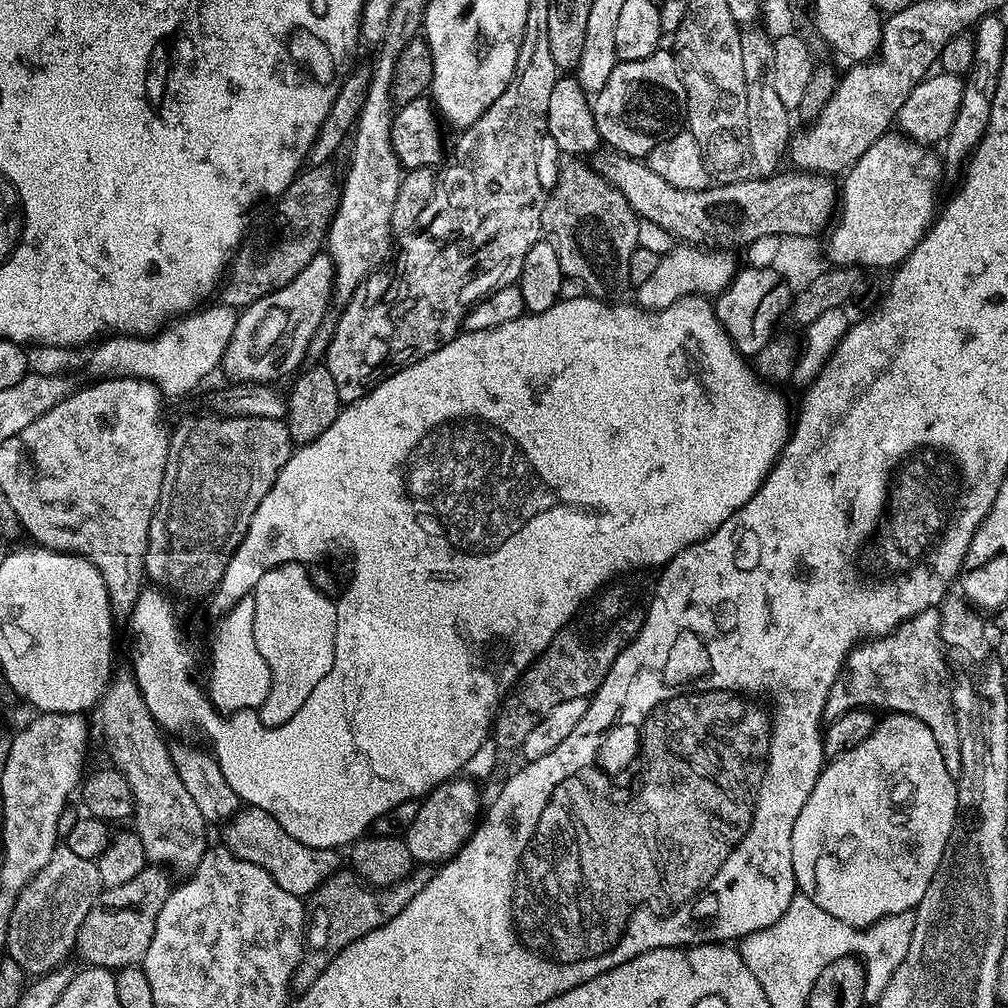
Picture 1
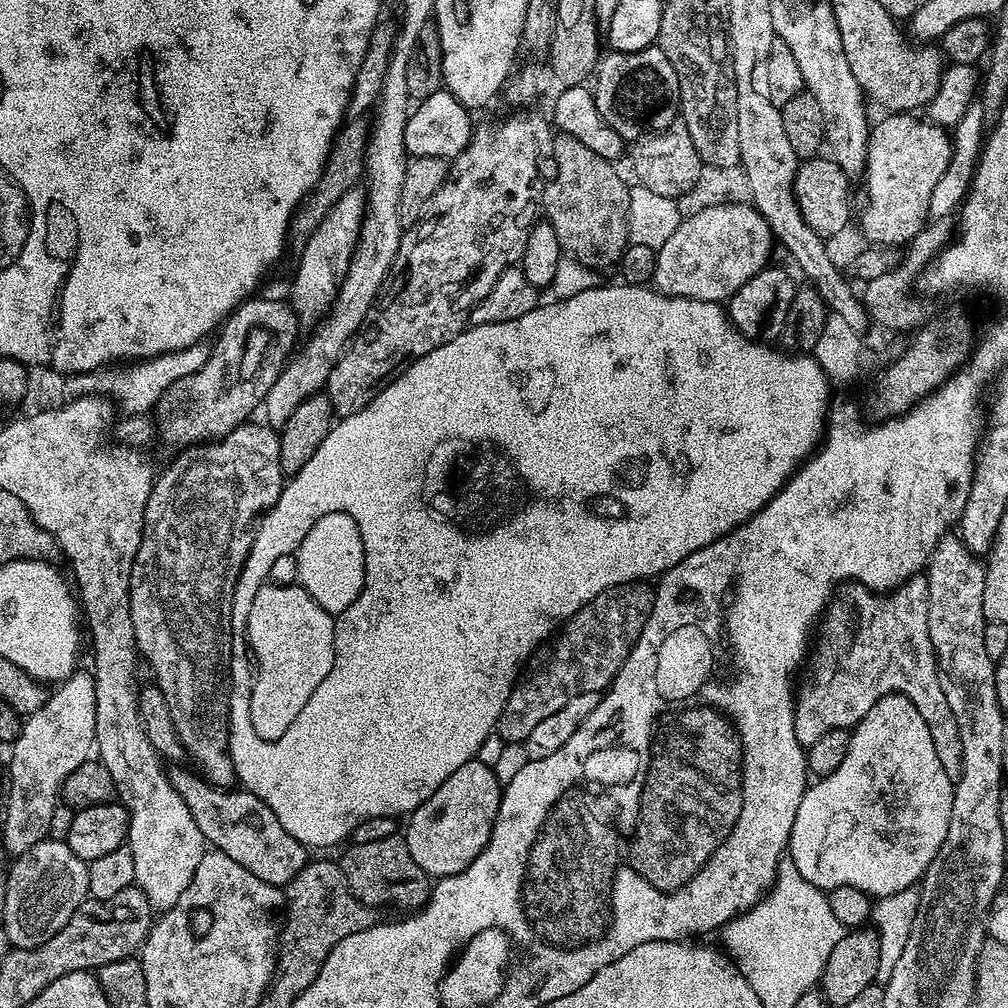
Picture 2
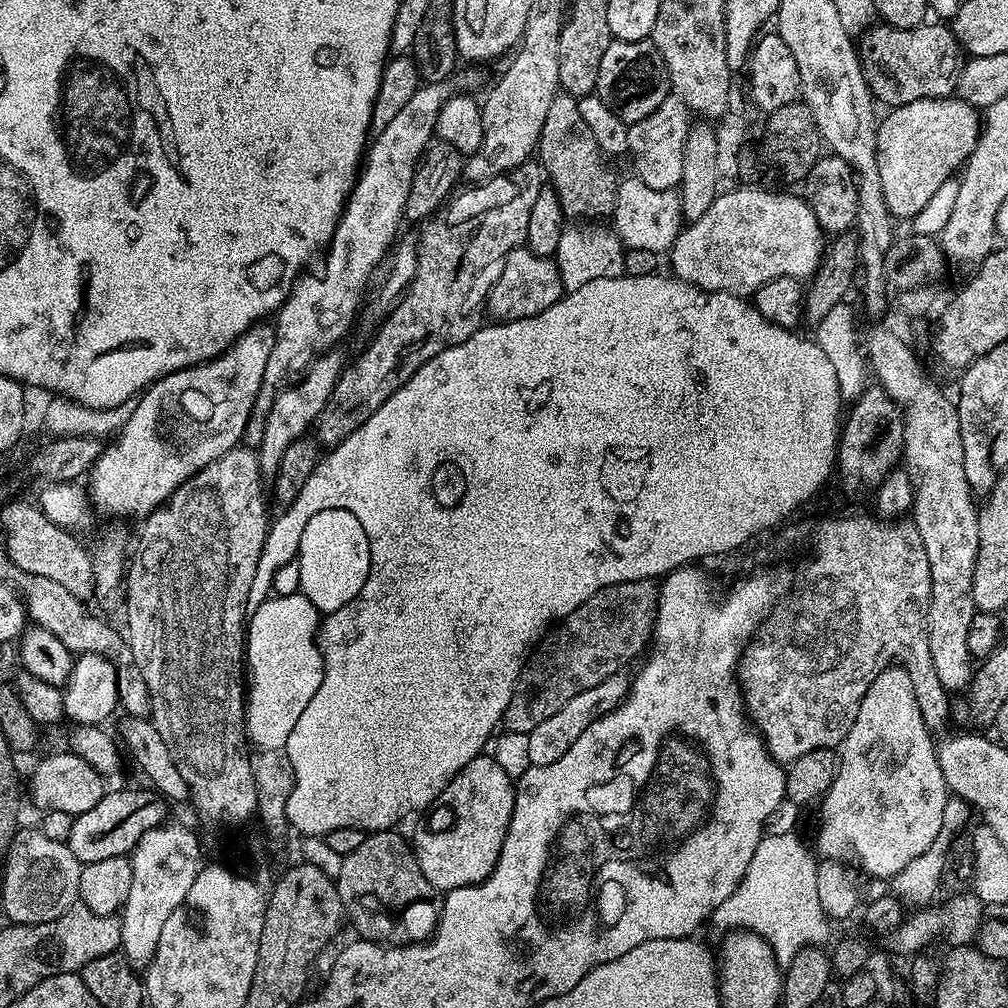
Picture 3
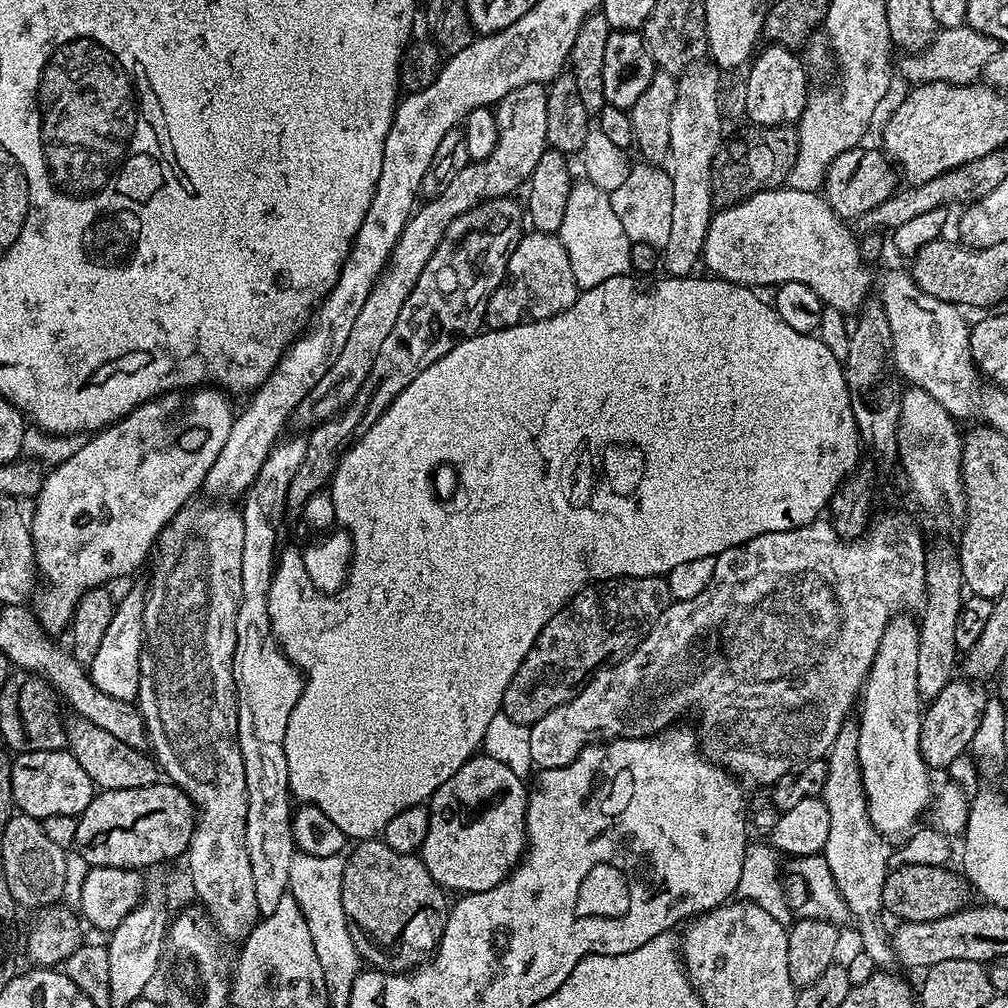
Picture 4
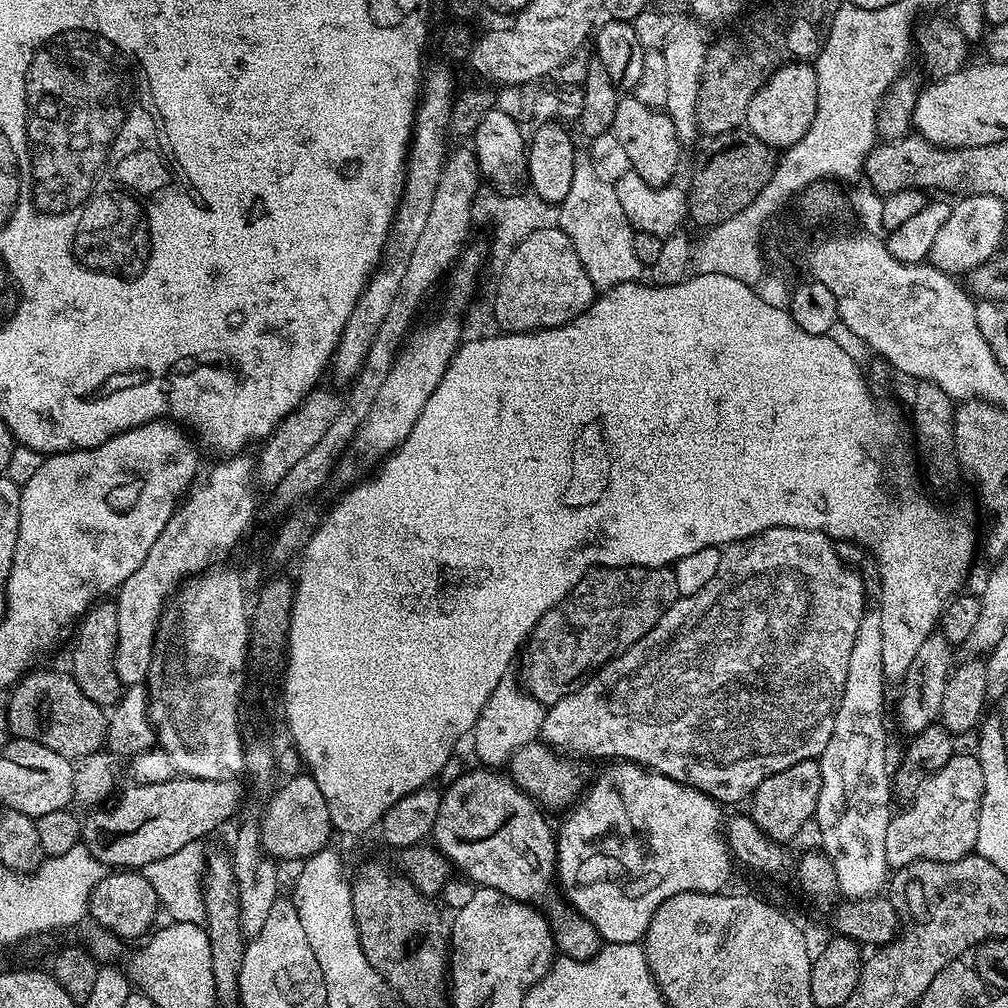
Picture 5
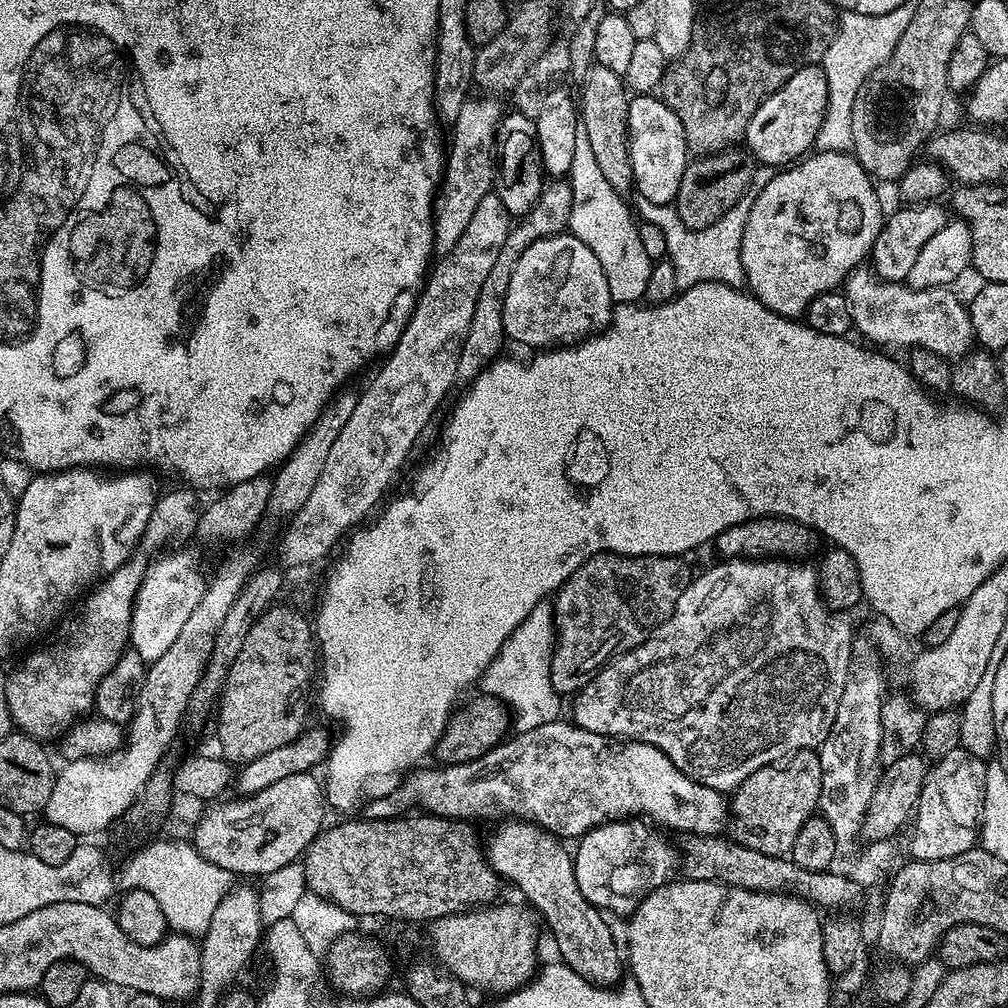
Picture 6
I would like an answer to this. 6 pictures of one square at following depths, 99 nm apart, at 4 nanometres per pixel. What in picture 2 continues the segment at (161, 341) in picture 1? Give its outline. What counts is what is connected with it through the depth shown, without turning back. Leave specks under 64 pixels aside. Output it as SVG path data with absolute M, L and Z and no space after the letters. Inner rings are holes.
M201 342L186 347L182 351L164 352L160 356L145 361L131 363L127 366L109 366L96 368L94 371L71 373L65 377L65 397L76 399L85 395L112 394L118 386L117 405L122 408L123 415L147 415L151 413L159 402L162 394L182 378L200 372L208 360L211 352L207 343Z

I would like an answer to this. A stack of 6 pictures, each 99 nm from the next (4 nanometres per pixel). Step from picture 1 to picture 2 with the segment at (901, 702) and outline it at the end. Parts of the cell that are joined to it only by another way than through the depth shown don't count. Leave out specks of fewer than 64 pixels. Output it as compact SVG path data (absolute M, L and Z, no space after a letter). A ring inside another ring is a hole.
M923 575L912 577L887 594L877 594L855 582L837 587L819 621L818 639L810 652L810 664L811 660L812 673L805 684L803 681L799 685L796 693L796 737L800 744L807 746L814 743L820 736L822 726L843 726L849 730L855 728L870 706L877 704L886 694L900 692L910 698L914 706L918 706L918 714L926 721L938 762L946 776L953 782L960 779L961 742L954 714L950 714L950 704L946 694L942 694L936 670L936 655L928 629L928 582Z

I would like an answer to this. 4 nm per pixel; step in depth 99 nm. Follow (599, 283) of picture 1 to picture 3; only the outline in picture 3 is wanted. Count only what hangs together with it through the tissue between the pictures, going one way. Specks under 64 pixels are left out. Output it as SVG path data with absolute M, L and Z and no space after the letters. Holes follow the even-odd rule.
M558 94L550 103L546 122L542 125L538 160L546 173L547 183L556 191L565 217L576 222L596 222L611 217L618 180L612 177L610 169L604 168L605 157L598 142L594 142L590 126L586 126L582 118L580 101L575 96Z

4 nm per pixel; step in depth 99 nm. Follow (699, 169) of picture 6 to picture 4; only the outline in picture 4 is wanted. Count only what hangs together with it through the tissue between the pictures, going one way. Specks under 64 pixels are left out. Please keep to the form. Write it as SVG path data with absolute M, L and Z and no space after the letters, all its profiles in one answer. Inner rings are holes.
M776 124L773 128L748 126L732 141L725 143L716 155L716 166L712 177L714 196L721 205L738 204L741 200L752 196L755 192L767 192L770 188L779 188L787 181L790 170L794 166L794 158L798 158L799 131L787 124Z

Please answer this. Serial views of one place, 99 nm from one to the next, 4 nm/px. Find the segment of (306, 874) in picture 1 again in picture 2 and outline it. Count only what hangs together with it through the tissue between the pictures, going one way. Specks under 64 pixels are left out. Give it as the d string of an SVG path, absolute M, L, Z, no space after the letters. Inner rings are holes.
M184 766L169 767L167 769L168 777L172 779L174 790L178 790L178 794L182 794L182 802L186 802L186 806L190 806L190 814L194 814L194 822L198 822L198 830L202 830L205 841L215 851L234 858L234 862L238 862L238 866L246 866L246 870L250 870L250 874L254 874L254 878L262 878L262 882L272 884L278 889L283 889L285 885L289 884L310 860L310 852L305 845L298 842L298 838L294 838L285 830L282 822L278 822L274 810L270 810L270 806L266 806L266 802L254 794L243 790L213 788L195 771L187 772L186 769L180 767Z

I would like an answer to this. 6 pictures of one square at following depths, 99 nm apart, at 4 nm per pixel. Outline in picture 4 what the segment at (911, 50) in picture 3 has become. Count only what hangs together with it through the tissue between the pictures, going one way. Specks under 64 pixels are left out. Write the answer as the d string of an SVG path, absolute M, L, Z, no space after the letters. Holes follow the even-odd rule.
M967 26L940 28L922 51L905 55L901 64L899 61L898 72L899 75L901 72L912 86L930 82L974 84L981 79L986 62L990 62L990 58L994 58L994 54L998 54L1001 47L994 38Z

